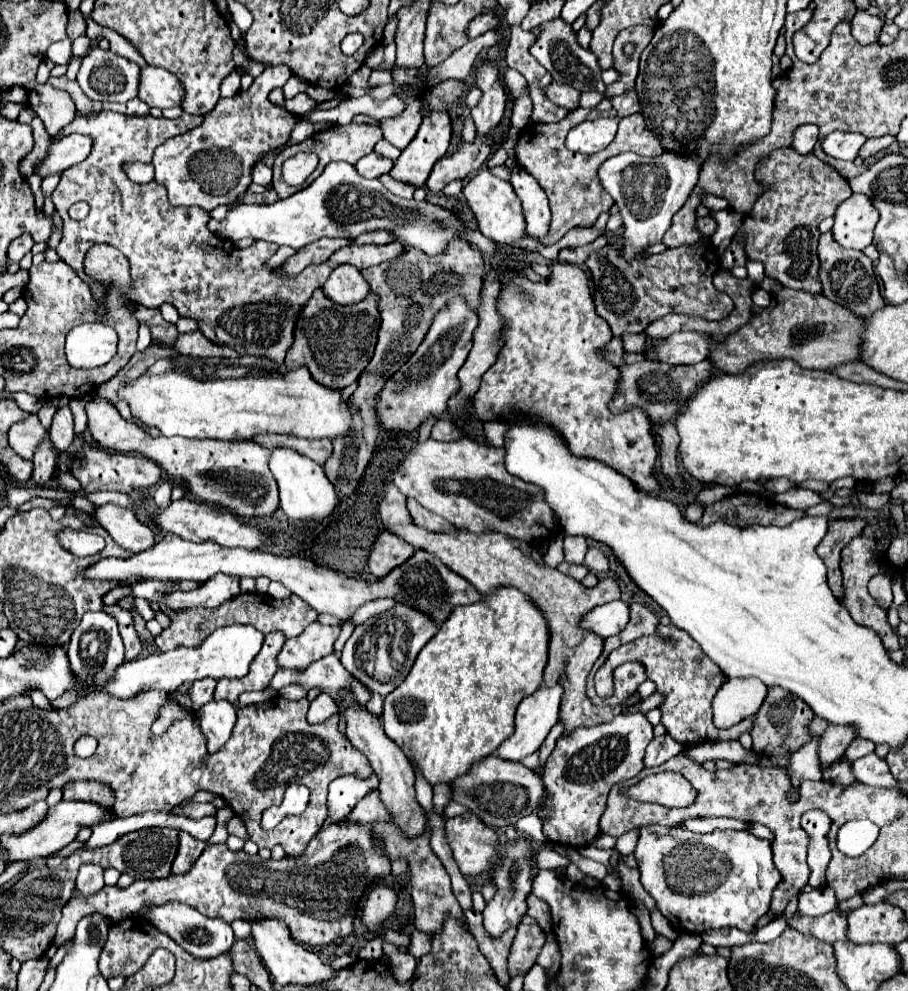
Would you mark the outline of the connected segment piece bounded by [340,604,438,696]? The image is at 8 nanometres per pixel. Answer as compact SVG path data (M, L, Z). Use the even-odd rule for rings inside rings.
M396 604L384 614L356 626L354 634L348 638L348 642L342 648L340 660L344 668L358 682L362 682L370 692L386 696L396 686L400 686L400 682L404 682L418 652L436 632L438 632L438 626L432 624L428 616L420 616L420 612L412 612L412 608L404 604Z

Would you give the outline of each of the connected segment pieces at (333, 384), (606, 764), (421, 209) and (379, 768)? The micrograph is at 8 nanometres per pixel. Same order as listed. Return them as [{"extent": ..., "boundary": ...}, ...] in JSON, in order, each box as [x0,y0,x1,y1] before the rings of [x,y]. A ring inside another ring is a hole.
[{"extent":[286,288,380,388],"boundary":[[[318,288],[312,298],[300,310],[296,328],[294,328],[294,342],[286,354],[288,368],[298,368],[300,364],[312,370],[314,380],[330,388],[346,388],[364,372],[368,362],[372,360],[376,348],[376,336],[380,328],[380,310],[378,310],[380,296],[370,292],[358,304],[336,304],[332,302],[322,288]]]},{"extent":[538,714,654,850],"boundary":[[[620,714],[612,722],[590,726],[590,728],[576,728],[570,734],[562,734],[556,742],[554,752],[550,754],[546,766],[544,766],[544,784],[548,792],[548,800],[544,808],[538,812],[538,818],[544,826],[544,836],[560,846],[582,850],[592,844],[592,840],[600,834],[600,818],[606,810],[608,792],[614,784],[624,782],[628,778],[634,778],[642,768],[642,758],[646,752],[646,746],[654,738],[652,724],[646,720],[644,714]]]},{"extent":[210,162,462,256],"boundary":[[[330,162],[308,188],[286,200],[278,200],[272,206],[240,204],[228,212],[226,220],[210,222],[212,232],[232,242],[240,238],[254,238],[286,244],[296,250],[320,238],[356,238],[366,232],[386,230],[394,236],[394,242],[420,248],[426,256],[438,256],[444,252],[454,238],[462,238],[462,228],[462,220],[448,208],[428,204],[426,200],[416,202],[414,198],[398,198],[382,188],[378,180],[362,178],[348,162]]]},{"extent":[338,688,426,836],"boundary":[[[348,688],[338,690],[340,702],[338,702],[338,714],[346,720],[346,736],[348,740],[370,760],[370,766],[374,770],[374,774],[380,778],[380,798],[384,800],[384,804],[388,804],[388,810],[392,812],[392,816],[396,818],[396,824],[404,830],[406,836],[418,836],[424,832],[426,826],[426,818],[422,814],[420,804],[414,798],[414,782],[416,782],[416,774],[414,768],[410,764],[410,760],[404,756],[404,752],[400,750],[398,744],[394,744],[380,722],[380,716],[372,714],[366,710],[366,706],[356,704],[352,692]]]}]

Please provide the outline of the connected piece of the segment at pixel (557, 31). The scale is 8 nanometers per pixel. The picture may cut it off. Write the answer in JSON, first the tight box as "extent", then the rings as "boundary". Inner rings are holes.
{"extent":[530,20,604,92],"boundary":[[[554,20],[554,22],[548,22],[548,24],[542,24],[544,32],[542,36],[536,40],[536,44],[530,48],[530,54],[552,74],[554,82],[558,84],[570,84],[574,86],[576,90],[596,90],[596,92],[604,92],[604,82],[600,78],[600,68],[598,68],[598,62],[596,62],[596,56],[592,56],[590,50],[582,50],[576,42],[576,32],[572,32],[572,28],[568,24],[560,20]]]}

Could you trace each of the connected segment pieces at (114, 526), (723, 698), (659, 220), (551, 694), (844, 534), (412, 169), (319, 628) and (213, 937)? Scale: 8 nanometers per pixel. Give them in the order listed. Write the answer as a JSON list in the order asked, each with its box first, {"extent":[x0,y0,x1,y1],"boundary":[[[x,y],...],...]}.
[{"extent":[96,504,156,552],"boundary":[[[104,504],[96,508],[96,520],[100,526],[108,530],[108,534],[114,538],[118,546],[122,546],[128,552],[144,552],[156,544],[154,532],[140,522],[132,510],[114,506],[114,504]]]},{"extent":[712,678,768,728],"boundary":[[[728,678],[712,702],[714,724],[718,728],[728,728],[748,716],[754,716],[766,700],[766,694],[768,686],[756,678]]]},{"extent":[600,152,700,260],"boundary":[[[624,152],[608,158],[600,170],[600,182],[606,192],[616,200],[622,216],[622,246],[620,256],[624,260],[642,260],[648,258],[646,248],[662,242],[662,236],[672,226],[674,214],[684,206],[688,196],[692,194],[698,182],[700,168],[688,160],[688,156],[676,156],[672,152],[664,152],[656,158],[644,158],[634,152]]]},{"extent":[498,682,562,762],"boundary":[[[558,682],[556,686],[542,686],[538,688],[534,694],[526,696],[520,706],[518,706],[518,712],[516,712],[516,732],[514,736],[510,736],[508,740],[504,740],[504,744],[500,744],[498,748],[498,756],[504,758],[504,760],[512,760],[512,762],[518,762],[522,760],[524,756],[536,752],[542,742],[546,740],[550,728],[556,724],[558,720],[558,710],[560,710],[560,698],[562,698],[562,684]]]},{"extent":[816,518,866,598],"boundary":[[[856,518],[856,520],[836,520],[830,522],[828,534],[824,540],[818,544],[816,552],[824,560],[828,568],[828,586],[834,592],[836,598],[842,598],[842,572],[840,572],[840,552],[842,548],[854,538],[860,536],[864,530],[866,522]]]},{"extent":[390,112,450,186],"boundary":[[[430,112],[420,124],[416,140],[394,162],[390,176],[412,186],[424,186],[434,164],[450,146],[450,132],[448,112]]]},{"extent":[278,622,340,668],"boundary":[[[312,622],[300,636],[288,638],[284,648],[278,654],[280,668],[306,668],[312,660],[334,652],[334,642],[340,634],[340,626],[328,626],[320,622]]]},{"extent":[150,902,236,960],"boundary":[[[166,902],[162,906],[156,906],[152,910],[150,922],[156,924],[156,928],[160,928],[164,934],[172,936],[172,940],[176,940],[176,944],[180,944],[186,952],[190,952],[196,958],[204,958],[204,960],[224,954],[236,942],[230,924],[226,924],[220,918],[208,918],[200,914],[198,910],[194,910],[192,906],[186,906],[180,902]]]}]

